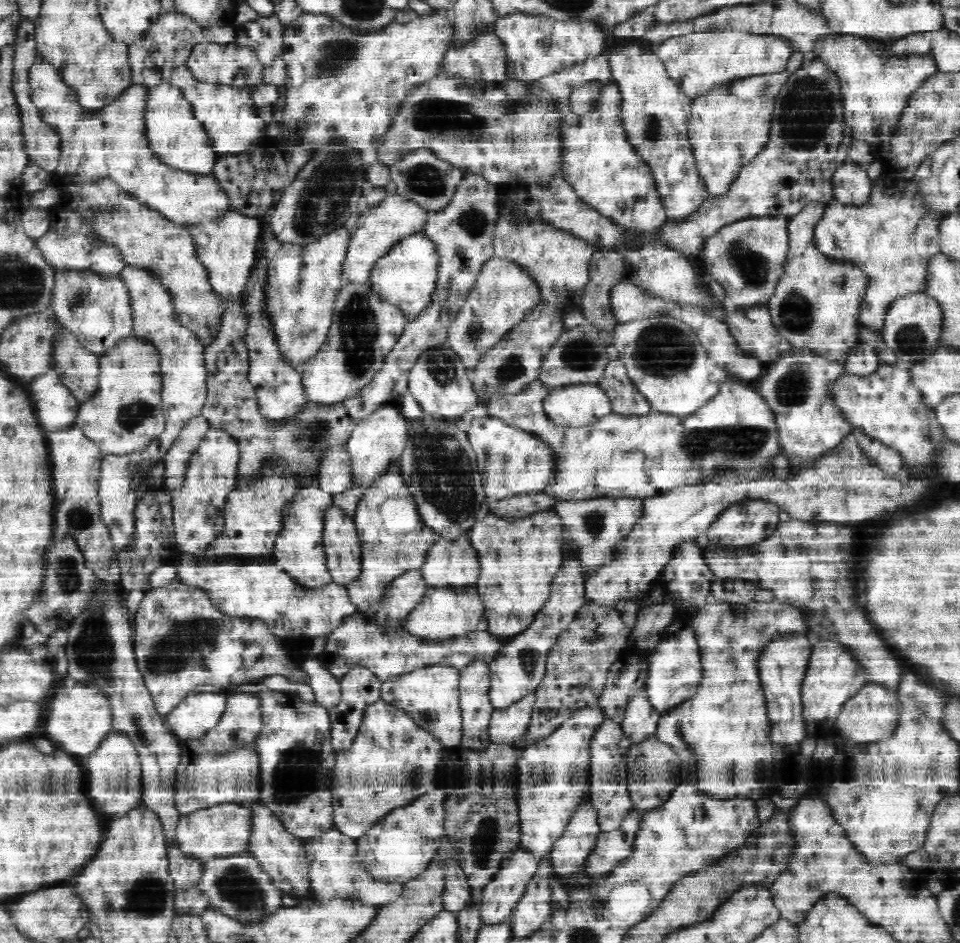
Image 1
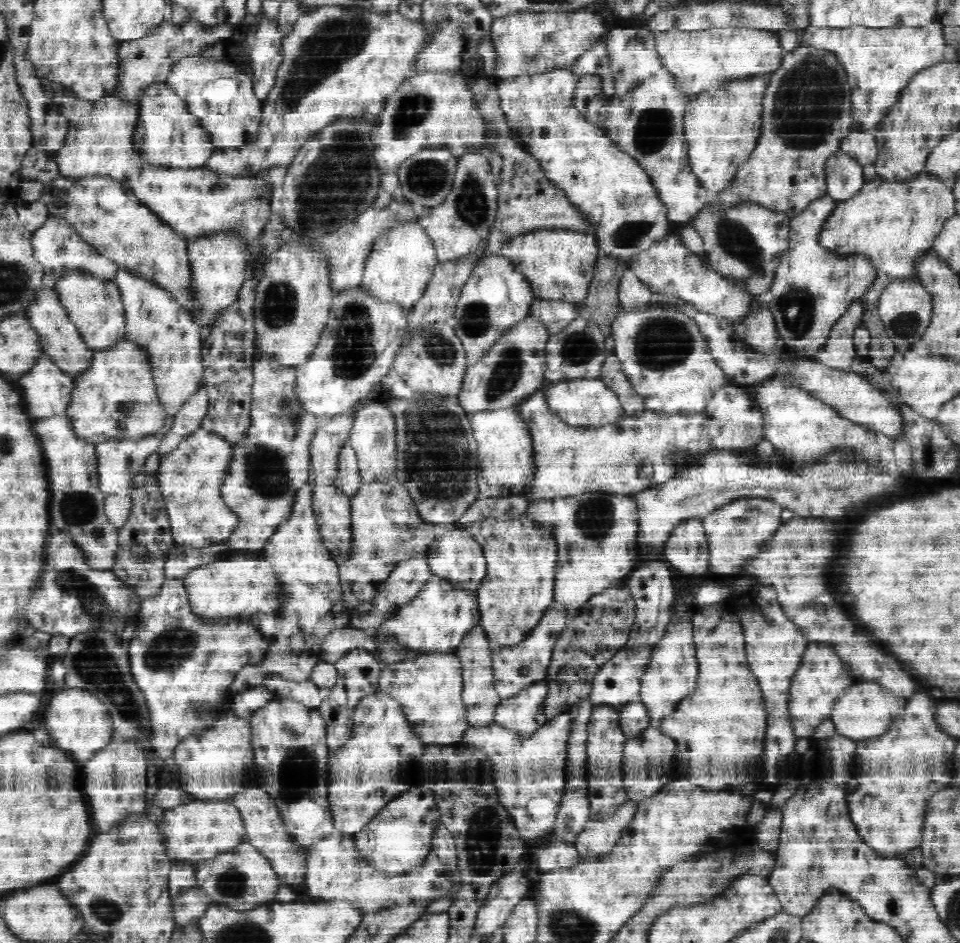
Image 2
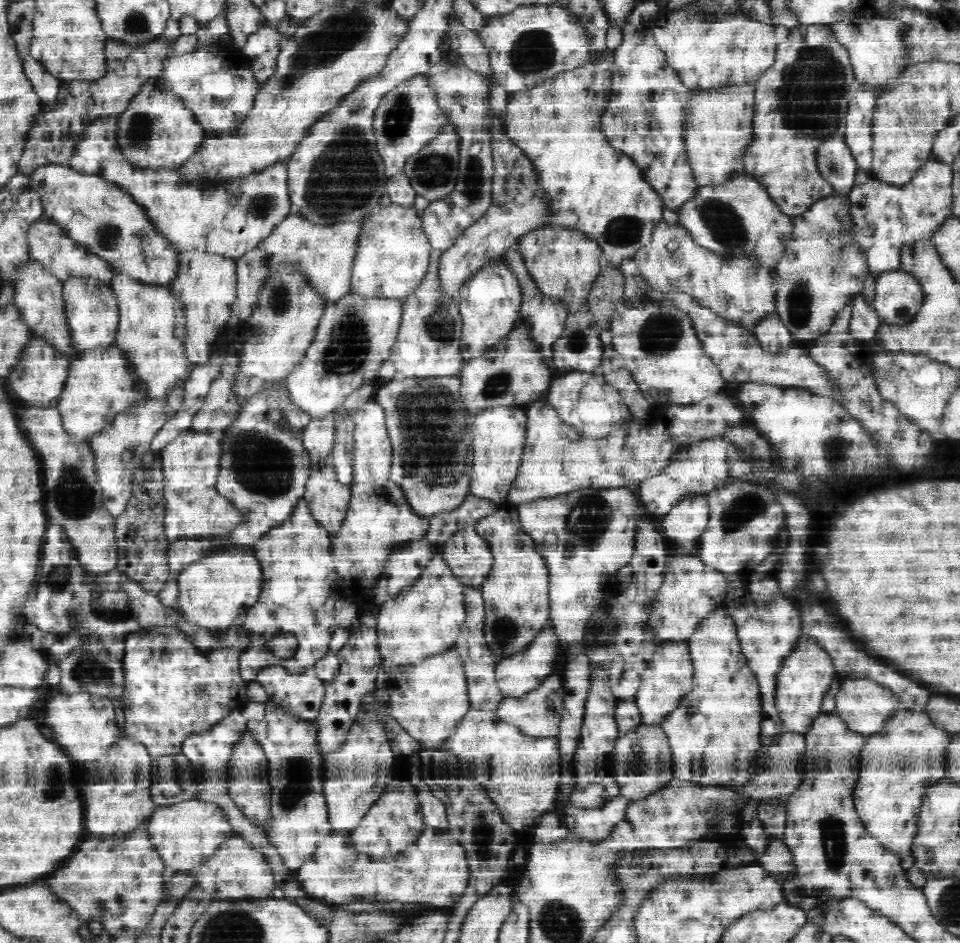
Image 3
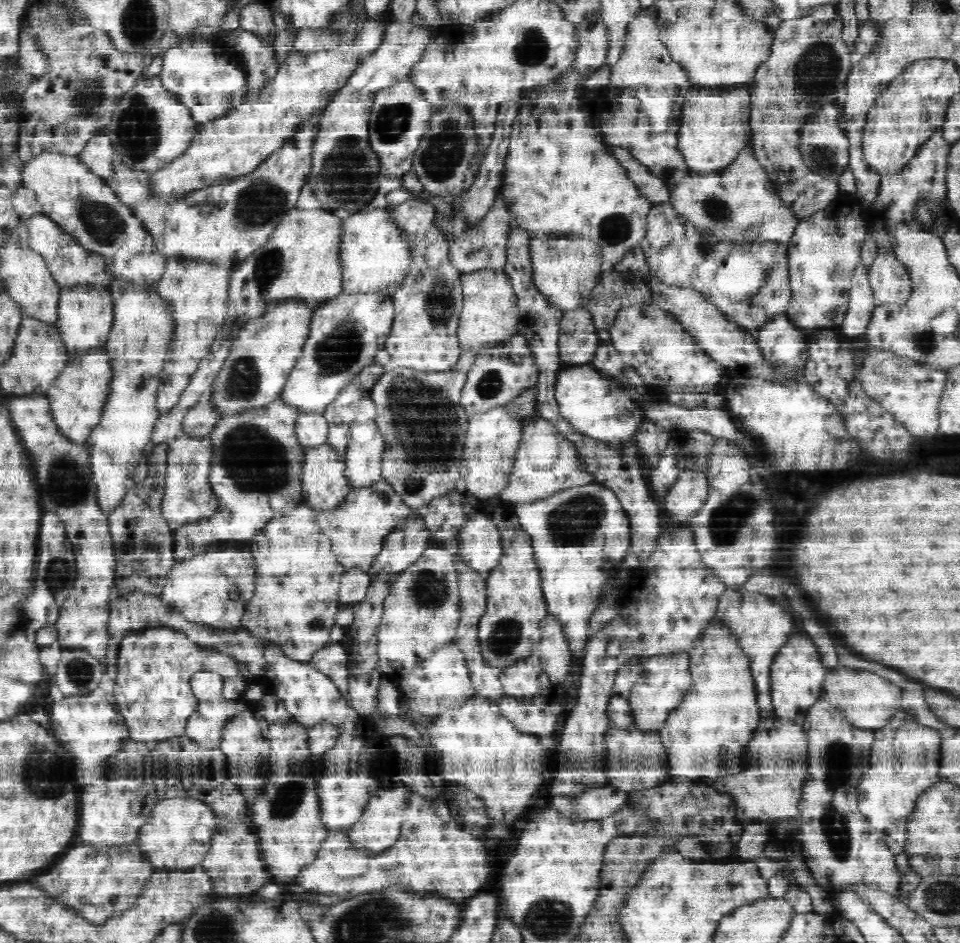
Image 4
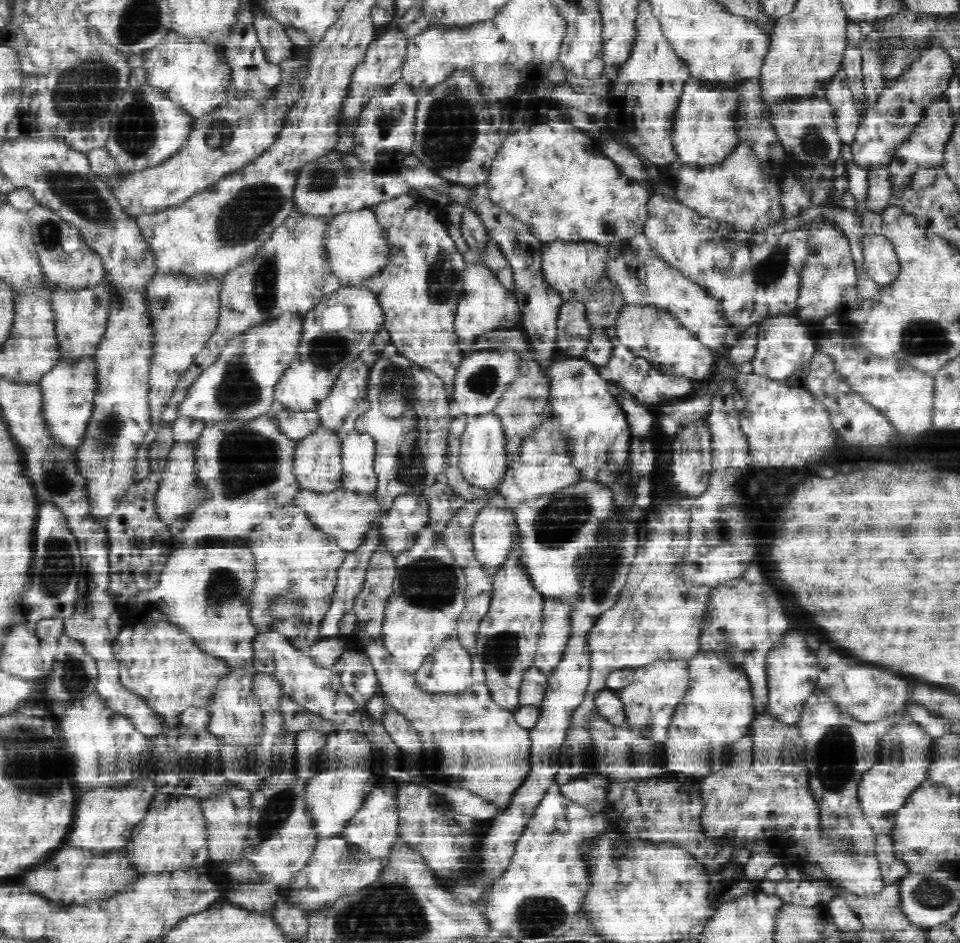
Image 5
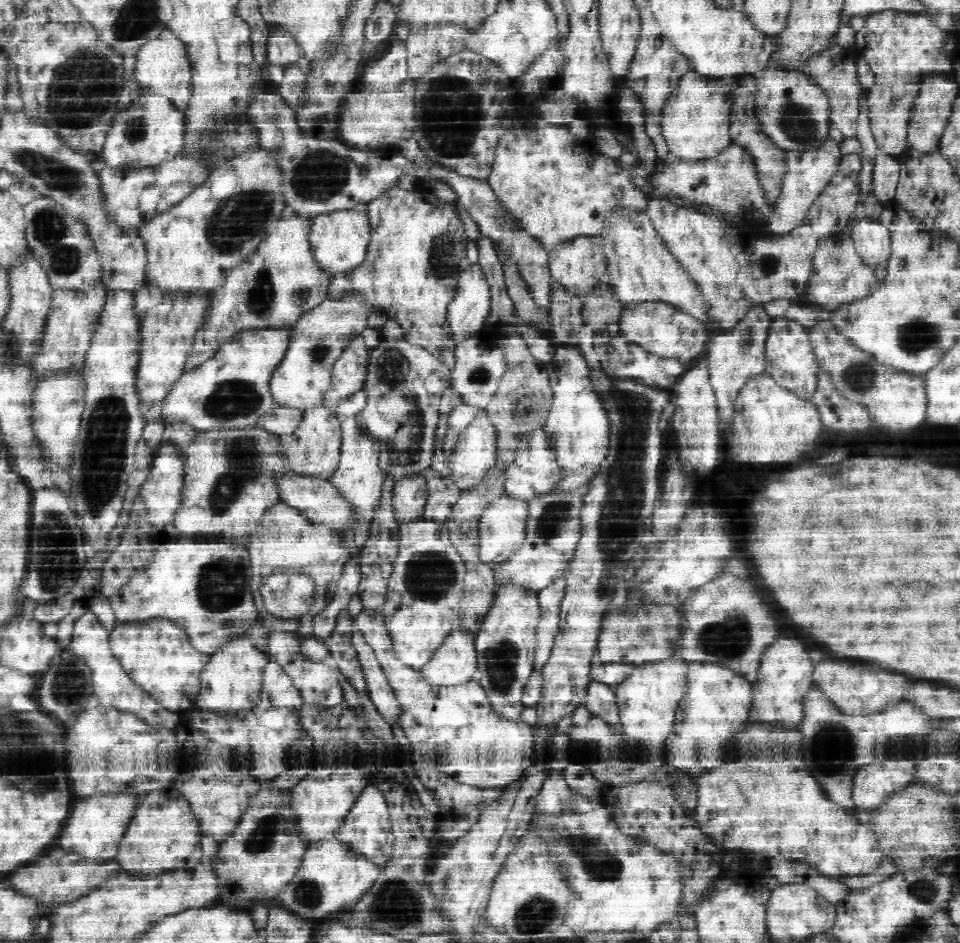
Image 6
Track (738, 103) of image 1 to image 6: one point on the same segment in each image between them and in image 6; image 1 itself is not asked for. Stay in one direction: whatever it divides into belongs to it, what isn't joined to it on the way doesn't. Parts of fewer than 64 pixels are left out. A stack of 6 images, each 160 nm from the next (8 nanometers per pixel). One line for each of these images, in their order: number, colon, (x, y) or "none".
2: (722, 126)
3: (718, 123)
4: (712, 131)
5: (703, 132)
6: (694, 122)

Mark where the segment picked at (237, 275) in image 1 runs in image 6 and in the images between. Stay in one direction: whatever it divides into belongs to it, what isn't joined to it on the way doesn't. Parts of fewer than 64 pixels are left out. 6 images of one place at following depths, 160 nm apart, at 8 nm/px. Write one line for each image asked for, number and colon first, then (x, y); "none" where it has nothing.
2: (218, 264)
3: (205, 283)
4: (195, 293)
5: (184, 312)
6: (168, 322)

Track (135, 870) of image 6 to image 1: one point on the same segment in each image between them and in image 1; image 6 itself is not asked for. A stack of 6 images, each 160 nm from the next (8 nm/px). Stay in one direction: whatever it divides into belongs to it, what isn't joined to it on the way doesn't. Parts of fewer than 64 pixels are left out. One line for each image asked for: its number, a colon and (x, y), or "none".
1: (224, 829)
2: (192, 833)
3: (185, 834)
4: (178, 834)
5: (172, 837)

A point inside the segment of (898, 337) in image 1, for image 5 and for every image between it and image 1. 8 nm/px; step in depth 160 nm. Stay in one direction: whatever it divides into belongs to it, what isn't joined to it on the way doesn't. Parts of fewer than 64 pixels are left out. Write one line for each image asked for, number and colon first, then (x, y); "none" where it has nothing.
2: (904, 306)
3: (898, 297)
4: (889, 279)
5: (880, 263)

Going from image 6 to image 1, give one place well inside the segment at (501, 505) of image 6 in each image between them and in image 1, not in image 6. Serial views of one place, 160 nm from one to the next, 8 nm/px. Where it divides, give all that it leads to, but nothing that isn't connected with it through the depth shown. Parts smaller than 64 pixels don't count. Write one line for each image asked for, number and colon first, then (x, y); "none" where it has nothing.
1: (453, 562)
2: (456, 556)
3: (469, 555)
4: (480, 544)
5: (494, 535)

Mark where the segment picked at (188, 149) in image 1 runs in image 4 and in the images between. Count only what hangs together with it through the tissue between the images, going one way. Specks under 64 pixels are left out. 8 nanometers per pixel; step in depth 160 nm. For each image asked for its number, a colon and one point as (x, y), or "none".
2: (166, 133)
3: (156, 131)
4: (149, 128)

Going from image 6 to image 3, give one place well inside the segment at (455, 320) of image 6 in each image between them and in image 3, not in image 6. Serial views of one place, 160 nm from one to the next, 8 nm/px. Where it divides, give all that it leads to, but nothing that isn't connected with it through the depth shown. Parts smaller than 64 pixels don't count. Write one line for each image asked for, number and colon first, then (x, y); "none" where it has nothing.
3: (490, 300)
4: (489, 315)
5: (484, 304)

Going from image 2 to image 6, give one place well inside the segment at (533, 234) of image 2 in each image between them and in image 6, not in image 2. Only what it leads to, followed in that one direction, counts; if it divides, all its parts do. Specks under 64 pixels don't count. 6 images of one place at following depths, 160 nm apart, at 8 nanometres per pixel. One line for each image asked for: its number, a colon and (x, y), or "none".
3: (564, 263)
4: (566, 271)
5: (573, 268)
6: (580, 264)

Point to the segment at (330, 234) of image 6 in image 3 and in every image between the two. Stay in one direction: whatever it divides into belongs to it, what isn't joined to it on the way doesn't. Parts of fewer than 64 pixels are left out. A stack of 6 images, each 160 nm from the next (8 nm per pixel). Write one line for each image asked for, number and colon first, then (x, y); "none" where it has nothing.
3: (391, 257)
4: (373, 254)
5: (354, 244)

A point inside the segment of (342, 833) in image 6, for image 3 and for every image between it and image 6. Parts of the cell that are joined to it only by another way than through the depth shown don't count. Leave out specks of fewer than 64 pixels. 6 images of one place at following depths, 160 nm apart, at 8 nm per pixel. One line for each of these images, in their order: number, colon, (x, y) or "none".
3: (382, 832)
4: (379, 828)
5: (374, 829)

